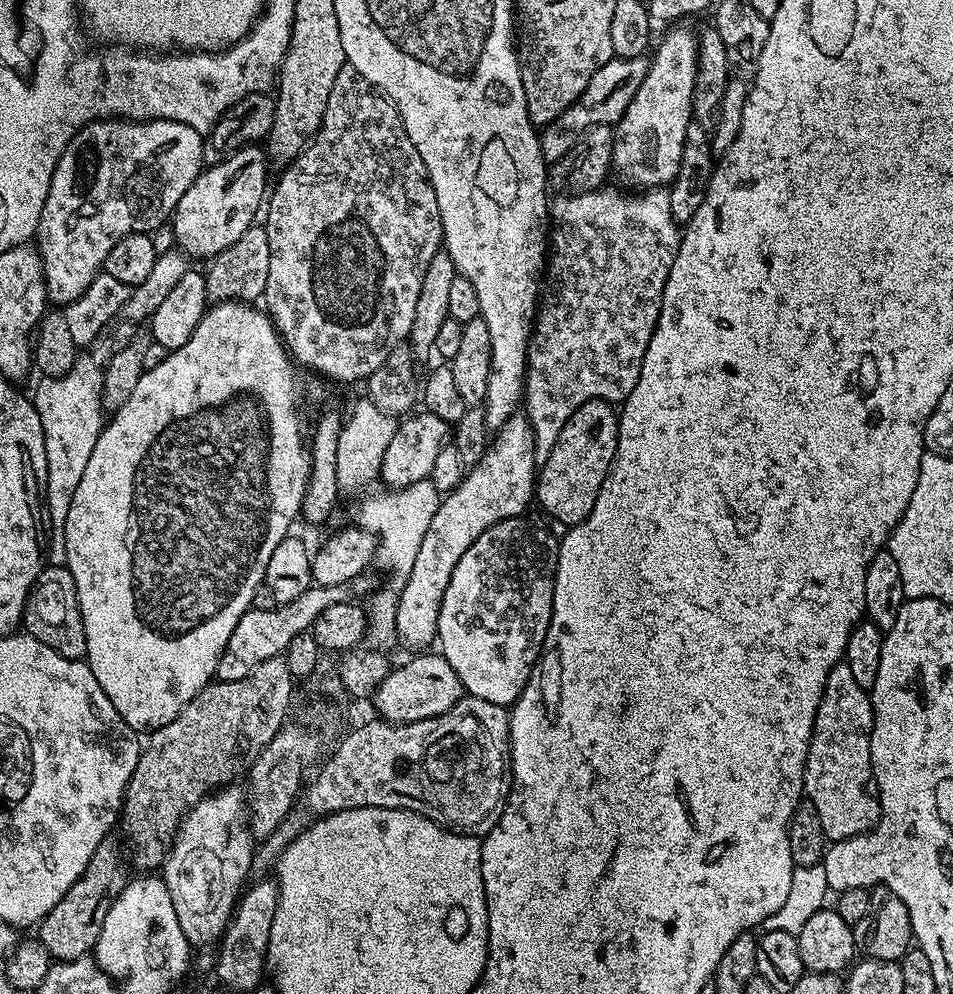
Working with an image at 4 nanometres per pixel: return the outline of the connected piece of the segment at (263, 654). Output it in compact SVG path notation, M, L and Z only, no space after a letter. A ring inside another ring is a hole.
M371 575L355 576L350 582L342 582L338 586L322 586L313 583L312 587L289 604L282 604L274 608L248 609L238 618L238 626L234 626L234 634L230 634L230 642L226 642L226 650L222 650L222 658L216 667L216 680L237 680L246 678L254 666L266 662L266 658L283 656L296 634L302 634L313 627L315 619L328 606L334 603L350 603L359 601L359 596L367 597L377 591L378 584L371 580Z

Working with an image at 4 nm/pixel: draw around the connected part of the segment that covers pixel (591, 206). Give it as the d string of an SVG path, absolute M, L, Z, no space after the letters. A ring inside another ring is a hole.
M601 186L595 188L593 192L577 192L575 194L560 194L560 196L551 201L550 204L550 251L546 256L546 267L542 273L542 291L538 297L538 307L536 309L536 319L532 325L532 339L528 342L528 371L524 378L524 394L522 397L522 412L527 416L532 434L534 446L536 447L536 459L543 462L548 456L548 452L554 446L554 442L558 442L558 434L562 434L562 426L566 426L566 422L570 418L570 414L574 414L574 410L578 410L578 406L582 406L591 400L606 400L609 402L622 402L630 394L630 390L634 390L634 386L638 382L638 374L642 370L642 358L646 358L646 346L650 346L650 338L654 334L654 326L658 322L658 314L662 306L662 294L666 286L666 278L670 266L674 266L674 258L678 254L678 246L682 235L681 225L677 224L674 214L670 214L670 198L664 188L653 188L651 190L624 190L628 192L619 192L616 188L608 188L609 186Z

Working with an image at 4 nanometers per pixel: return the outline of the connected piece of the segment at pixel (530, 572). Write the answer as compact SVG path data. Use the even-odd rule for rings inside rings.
M525 514L506 518L490 526L490 530L486 530L486 534L482 534L482 538L478 538L478 542L474 542L466 554L462 554L458 566L454 566L450 586L446 586L436 631L439 655L454 666L454 674L458 674L465 693L507 708L516 703L525 688L536 659L544 649L548 627L552 625L560 545L546 525L530 517Z

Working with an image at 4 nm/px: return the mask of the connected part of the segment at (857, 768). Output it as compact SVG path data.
M842 662L835 664L822 690L804 767L804 796L817 810L829 841L871 832L880 819L879 799L868 793L868 784L870 788L872 780L871 733L872 697L869 689L858 686L850 666Z

